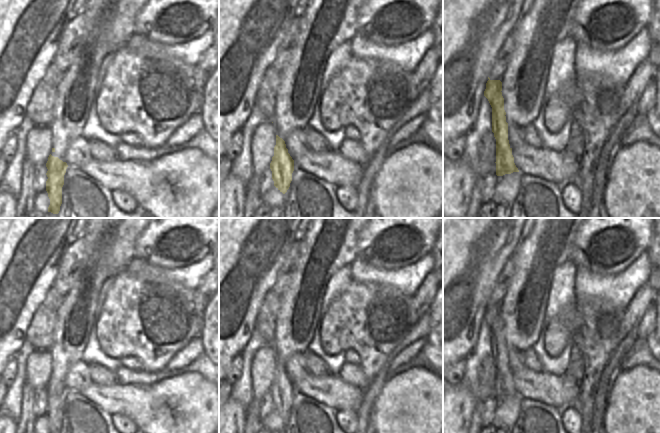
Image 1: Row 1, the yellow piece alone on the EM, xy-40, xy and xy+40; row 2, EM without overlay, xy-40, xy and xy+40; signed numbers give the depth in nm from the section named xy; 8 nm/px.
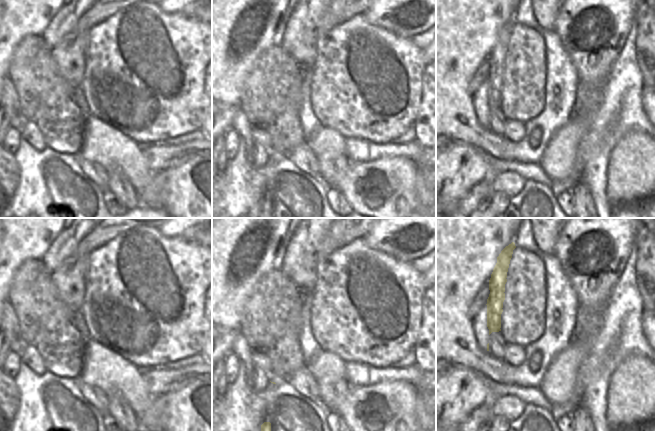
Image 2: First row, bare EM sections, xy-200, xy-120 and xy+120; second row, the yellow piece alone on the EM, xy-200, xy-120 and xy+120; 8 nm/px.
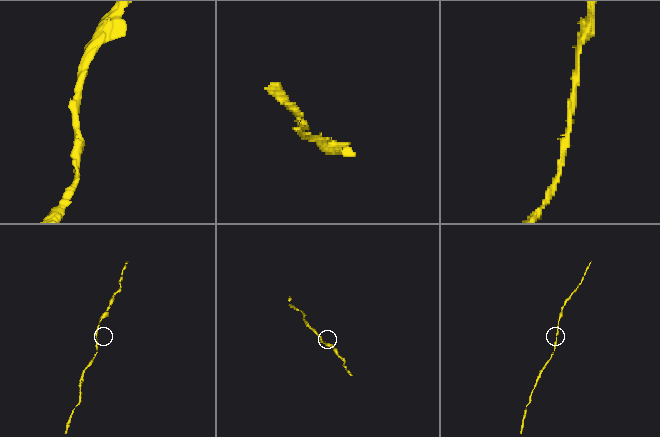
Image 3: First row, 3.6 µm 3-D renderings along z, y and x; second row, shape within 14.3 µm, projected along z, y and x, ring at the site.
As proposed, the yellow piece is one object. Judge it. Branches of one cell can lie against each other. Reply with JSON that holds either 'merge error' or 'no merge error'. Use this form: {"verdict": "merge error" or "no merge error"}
{"verdict": "no merge error"}

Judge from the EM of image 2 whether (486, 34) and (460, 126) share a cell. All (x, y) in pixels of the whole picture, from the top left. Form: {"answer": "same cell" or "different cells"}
{"answer": "same cell"}

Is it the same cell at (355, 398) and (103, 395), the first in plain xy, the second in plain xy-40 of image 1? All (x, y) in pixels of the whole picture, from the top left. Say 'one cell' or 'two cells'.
one cell

